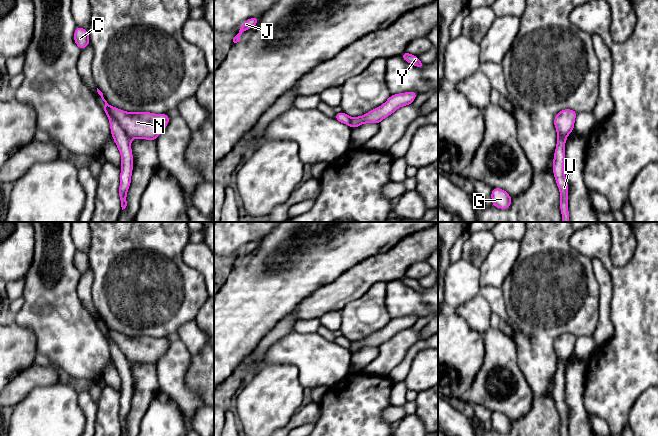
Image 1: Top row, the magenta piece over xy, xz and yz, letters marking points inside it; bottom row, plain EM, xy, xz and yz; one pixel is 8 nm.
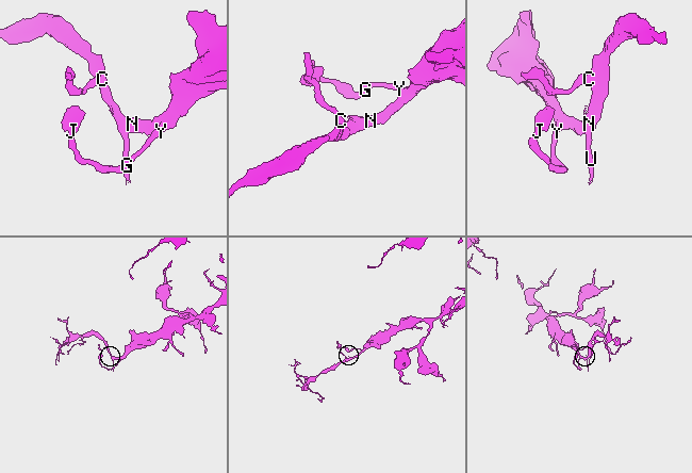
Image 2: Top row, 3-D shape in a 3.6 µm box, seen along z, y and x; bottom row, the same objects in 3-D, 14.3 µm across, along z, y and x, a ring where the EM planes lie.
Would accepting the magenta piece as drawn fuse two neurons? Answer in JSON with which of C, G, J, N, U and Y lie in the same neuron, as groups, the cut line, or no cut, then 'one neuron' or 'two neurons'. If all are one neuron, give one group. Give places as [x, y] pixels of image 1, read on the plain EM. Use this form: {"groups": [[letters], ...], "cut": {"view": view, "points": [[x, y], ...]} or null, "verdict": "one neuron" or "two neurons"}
{"groups": [["C", "G", "J", "N", "Y"], ["U"]], "cut": {"view": "xy", "points": [[105, 326], [111, 339], [130, 363]]}, "verdict": "two neurons"}

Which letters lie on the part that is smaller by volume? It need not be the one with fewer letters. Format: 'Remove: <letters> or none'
Remove: U

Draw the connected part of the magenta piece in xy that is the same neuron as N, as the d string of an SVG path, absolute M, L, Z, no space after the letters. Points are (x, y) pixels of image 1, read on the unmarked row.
M97 312L98 318L104 324L104 326L109 330L109 335L112 340L117 344L119 349L123 352L125 357L128 359L130 363L146 363L146 364L156 364L157 361L165 354L166 350L169 347L170 341L167 338L154 338L151 336L126 336L116 331L110 330L107 325L103 321L103 317Z

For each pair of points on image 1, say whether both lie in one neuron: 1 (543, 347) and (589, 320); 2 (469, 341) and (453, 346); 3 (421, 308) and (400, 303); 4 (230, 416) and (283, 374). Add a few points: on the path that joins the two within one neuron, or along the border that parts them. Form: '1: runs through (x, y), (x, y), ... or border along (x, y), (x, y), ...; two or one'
1: runs through (551, 335), (561, 325), (577, 320); one
2: runs through (465, 345), (457, 346); one
3: runs through (416, 303), (405, 303); one
4: border along (235, 414), (238, 422); two

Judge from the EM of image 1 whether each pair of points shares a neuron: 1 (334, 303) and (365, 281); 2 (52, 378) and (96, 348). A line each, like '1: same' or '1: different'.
1: same
2: different

